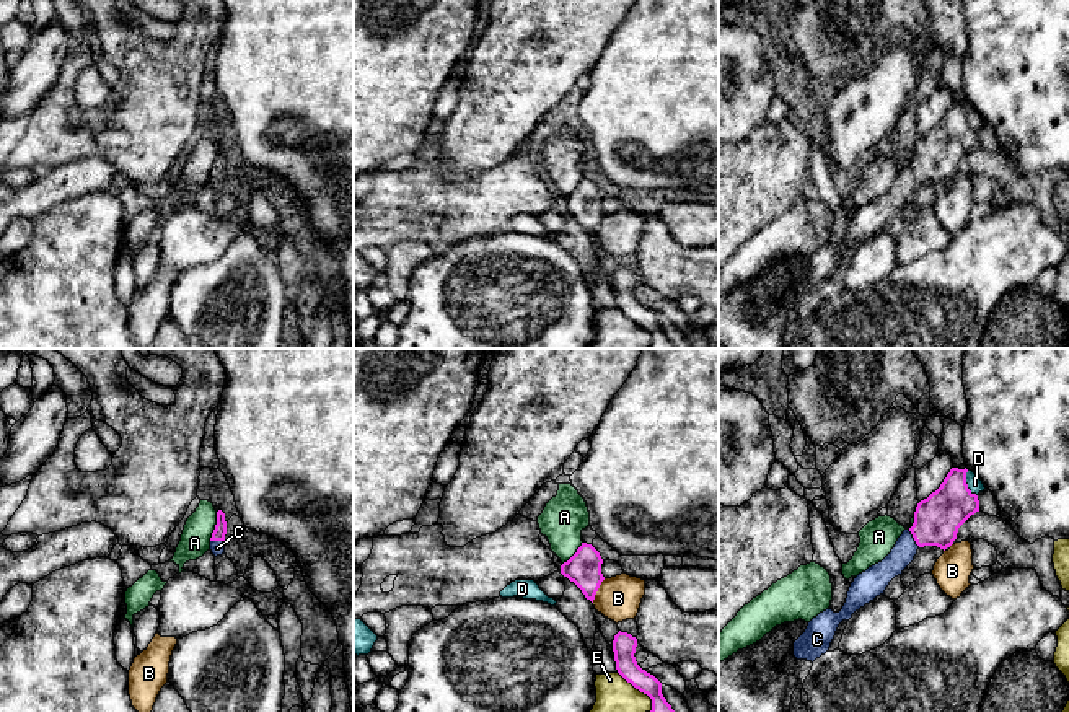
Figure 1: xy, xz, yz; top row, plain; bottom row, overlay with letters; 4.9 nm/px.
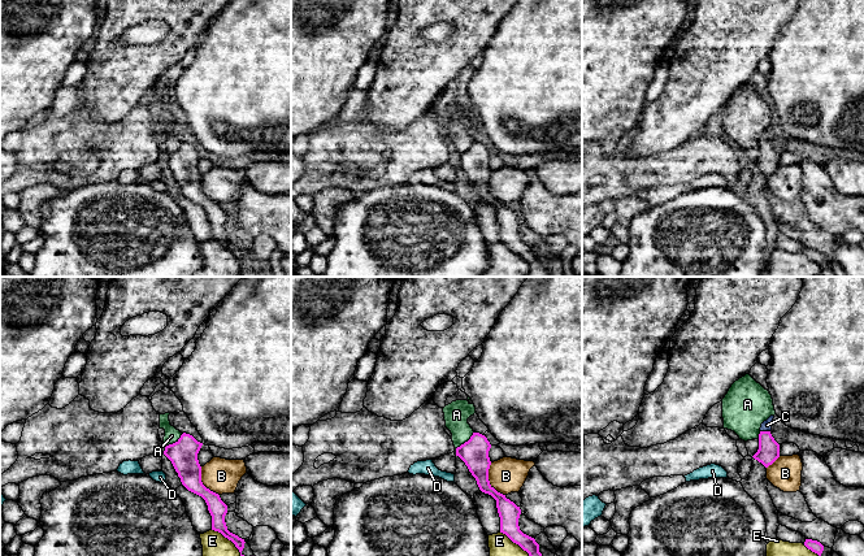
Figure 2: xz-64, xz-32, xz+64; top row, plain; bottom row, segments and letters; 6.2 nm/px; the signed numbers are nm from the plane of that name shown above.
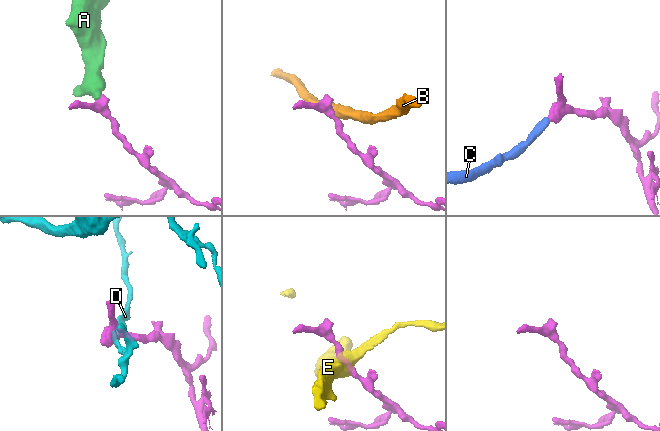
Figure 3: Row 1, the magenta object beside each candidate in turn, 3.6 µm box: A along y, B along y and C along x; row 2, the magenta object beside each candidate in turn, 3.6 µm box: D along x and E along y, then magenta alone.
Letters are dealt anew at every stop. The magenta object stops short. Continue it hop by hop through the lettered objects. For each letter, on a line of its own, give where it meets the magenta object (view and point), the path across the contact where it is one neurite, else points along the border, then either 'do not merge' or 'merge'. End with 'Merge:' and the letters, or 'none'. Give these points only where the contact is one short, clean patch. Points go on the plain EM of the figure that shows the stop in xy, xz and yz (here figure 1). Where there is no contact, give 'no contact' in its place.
A: contact xy (215, 162); border xy (217, 147), (217, 157), (209, 175); do not merge
B: contact xz (597, 225); border xz (605, 214), (592, 237); do not merge
C: contact yz (913, 171); way yz (937, 153), (923, 168), (913, 171), (905, 184); merge
D: contact yz (965, 118); border yz (967, 105), (967, 121), (976, 131); do not merge
E: contact xz (641, 326); border xz (618, 307), (651, 334), (651, 346); do not merge
Merge: C

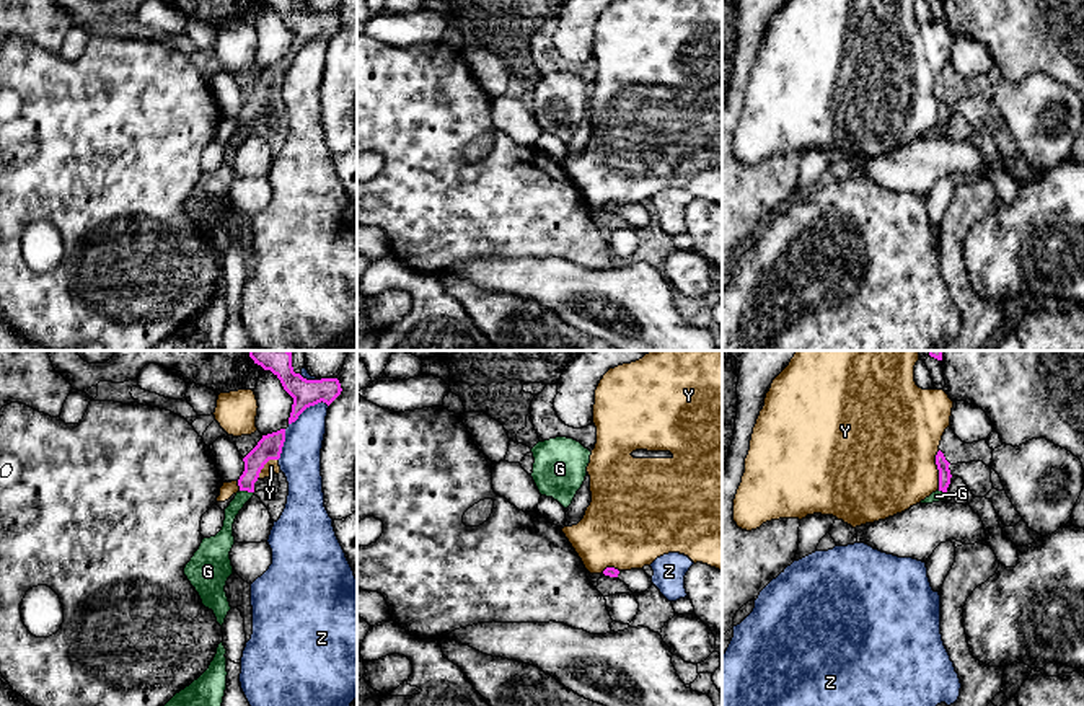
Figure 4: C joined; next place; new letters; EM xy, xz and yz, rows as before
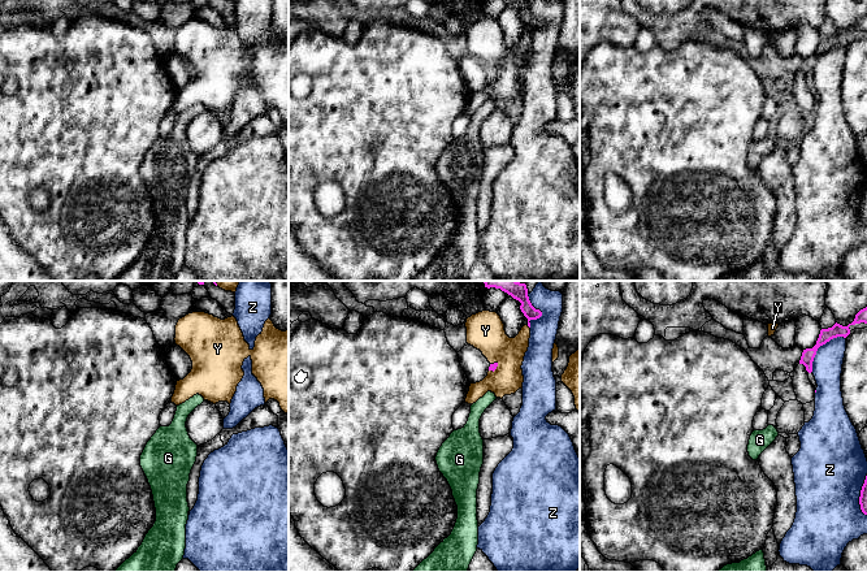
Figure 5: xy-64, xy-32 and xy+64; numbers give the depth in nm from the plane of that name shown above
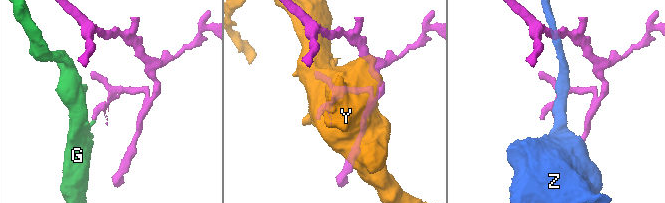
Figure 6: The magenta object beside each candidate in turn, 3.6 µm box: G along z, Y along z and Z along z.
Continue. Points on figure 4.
G: contact xy (246, 124); border xy (240, 124), (253, 127); do not merge
Y: contact yz (938, 103); do not merge
Z: contact xy (308, 41); do not merge
Merge: none

